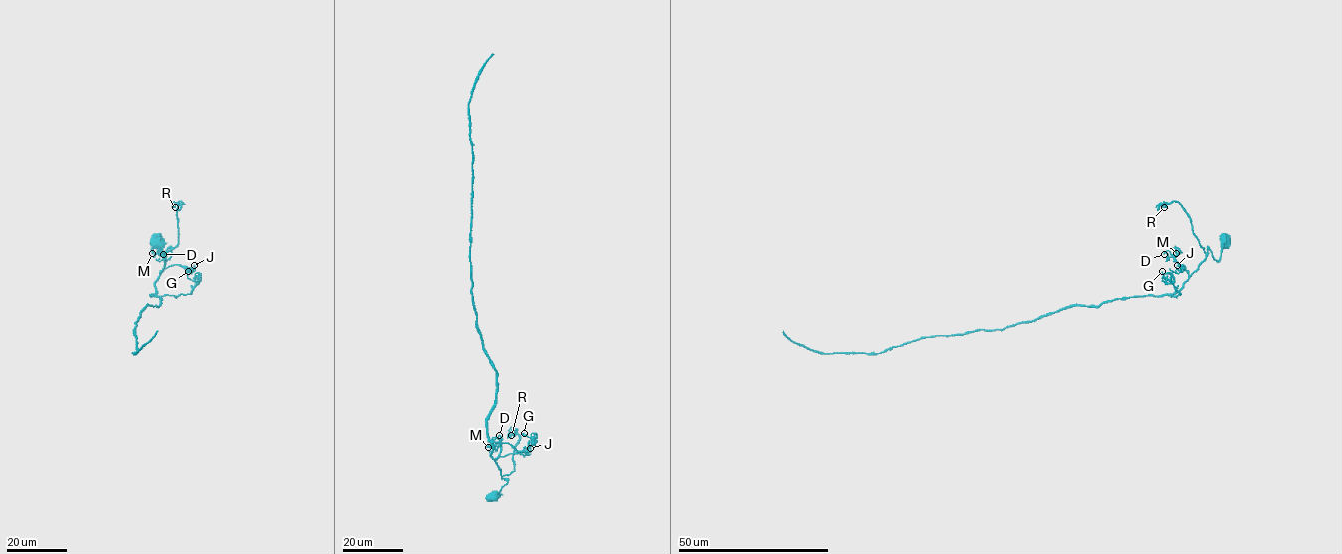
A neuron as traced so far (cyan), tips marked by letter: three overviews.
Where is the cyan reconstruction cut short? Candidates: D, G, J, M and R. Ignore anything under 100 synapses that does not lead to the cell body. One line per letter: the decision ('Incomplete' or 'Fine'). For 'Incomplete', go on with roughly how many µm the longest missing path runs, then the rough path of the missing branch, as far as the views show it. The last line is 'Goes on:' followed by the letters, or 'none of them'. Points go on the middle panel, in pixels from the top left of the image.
D: Fine
G: Fine
J: Fine
M: Fine
R: Fine
Goes on: none of them

